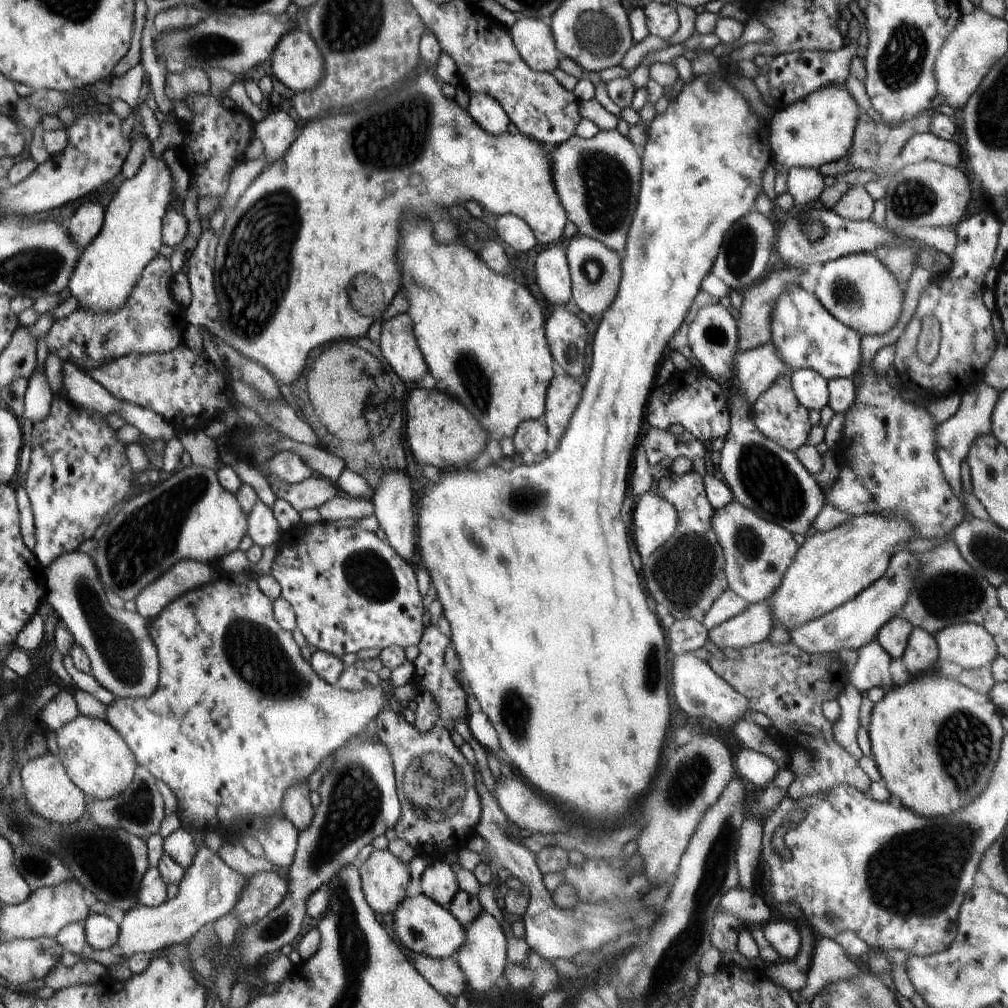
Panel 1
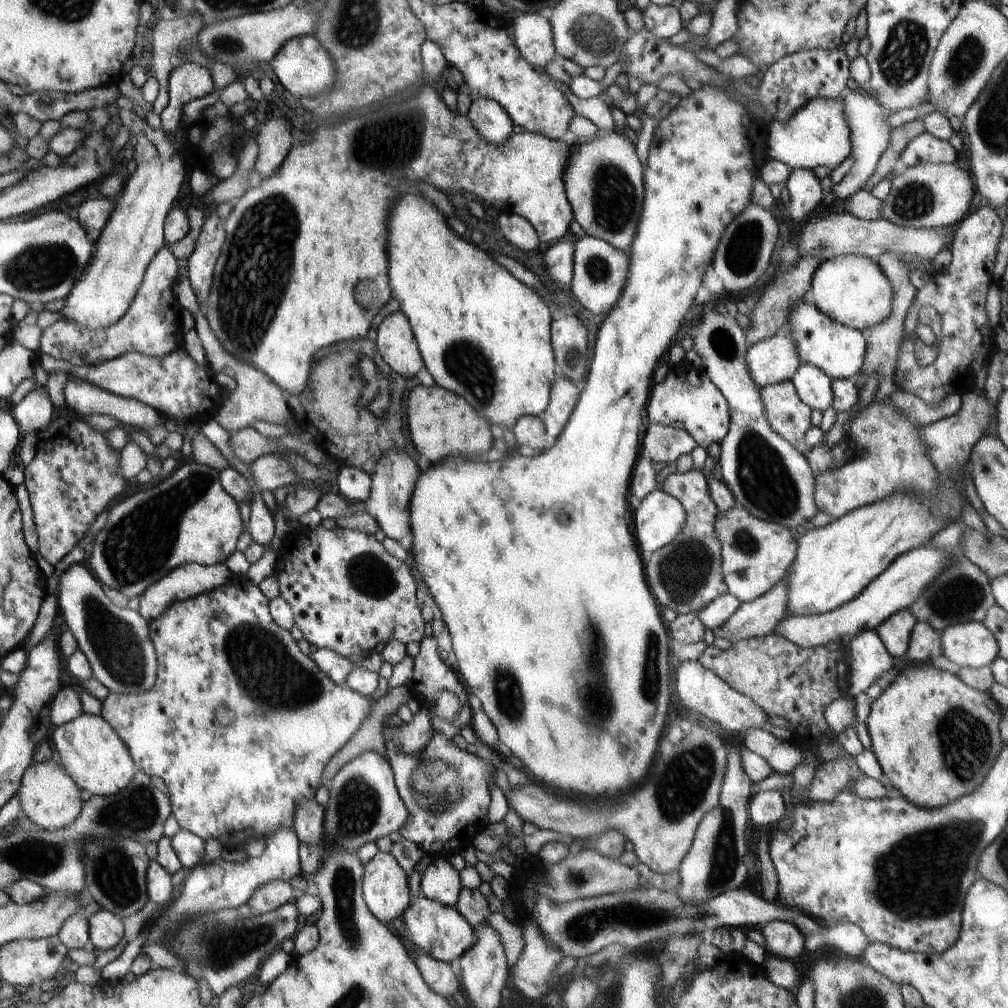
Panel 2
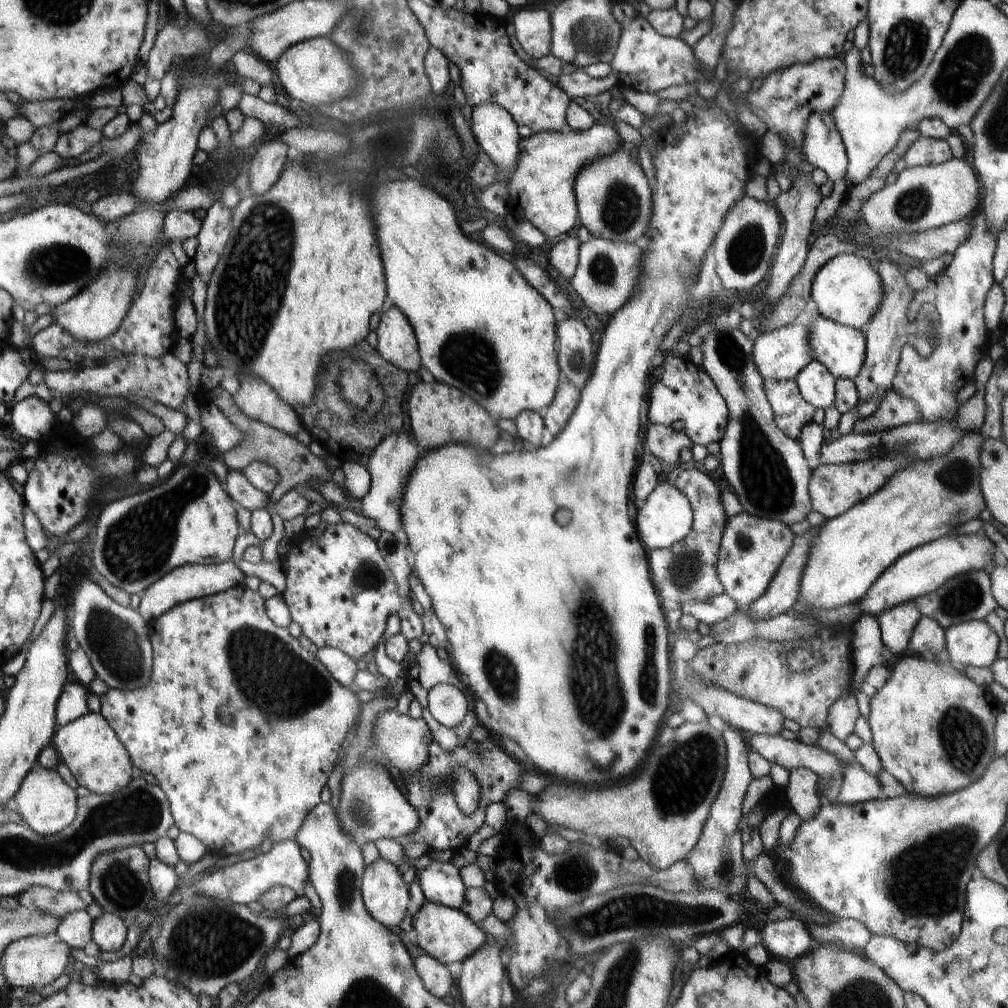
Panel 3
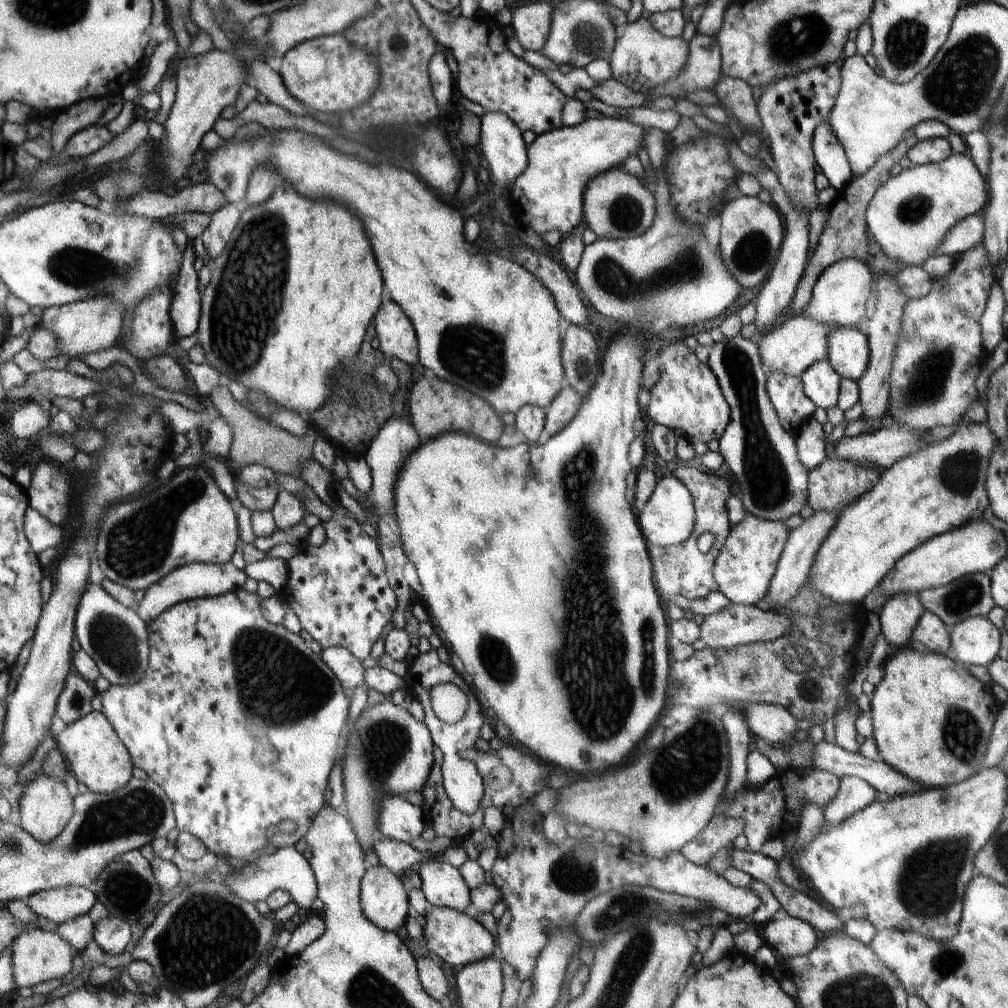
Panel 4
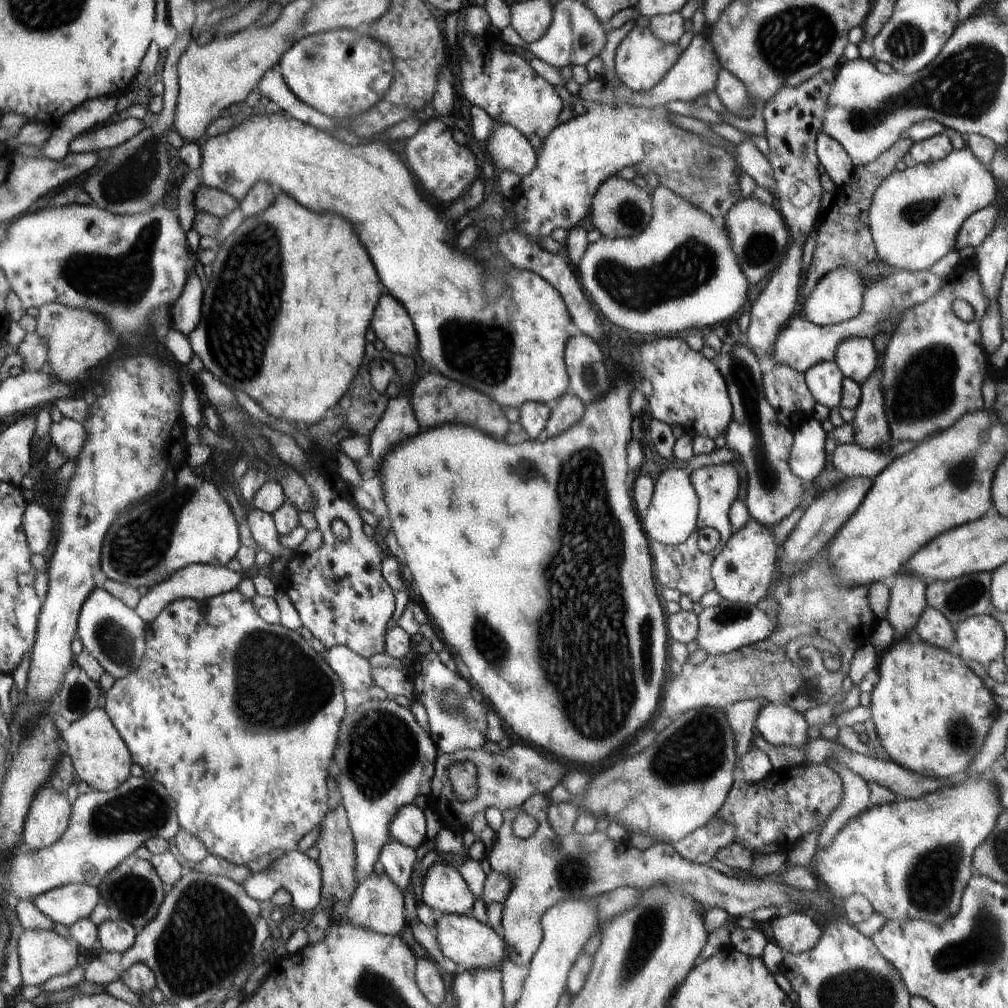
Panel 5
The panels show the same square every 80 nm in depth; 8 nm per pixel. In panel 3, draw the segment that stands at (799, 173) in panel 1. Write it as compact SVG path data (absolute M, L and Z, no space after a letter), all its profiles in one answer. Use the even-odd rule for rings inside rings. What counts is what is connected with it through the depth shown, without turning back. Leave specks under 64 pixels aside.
M804 176L793 182L788 195L781 192L780 196L774 200L775 208L784 216L786 230L784 230L780 245L775 252L776 261L772 266L770 278L768 279L769 282L764 291L768 304L777 303L777 300L786 292L792 280L795 279L796 274L801 271L812 238L815 236L812 233L814 228L814 212L822 199L823 196L820 193L820 188L813 183L810 176Z

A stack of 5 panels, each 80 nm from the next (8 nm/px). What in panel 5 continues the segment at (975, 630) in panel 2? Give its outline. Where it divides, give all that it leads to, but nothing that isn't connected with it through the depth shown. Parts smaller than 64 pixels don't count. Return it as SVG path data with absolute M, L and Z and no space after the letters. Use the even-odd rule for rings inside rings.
M974 615L954 625L959 656L963 661L988 666L1001 658L1005 644L1002 624L988 615Z

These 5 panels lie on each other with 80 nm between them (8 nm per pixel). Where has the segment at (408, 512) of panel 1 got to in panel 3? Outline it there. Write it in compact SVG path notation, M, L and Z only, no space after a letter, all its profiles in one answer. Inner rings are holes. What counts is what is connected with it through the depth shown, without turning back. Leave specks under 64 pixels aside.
M403 430L402 433L392 433L384 437L383 441L370 454L366 467L371 478L371 487L368 494L362 499L360 514L374 520L375 526L378 526L380 530L393 535L402 530L400 509L403 492L416 461L421 458L422 453L418 442L410 440Z

